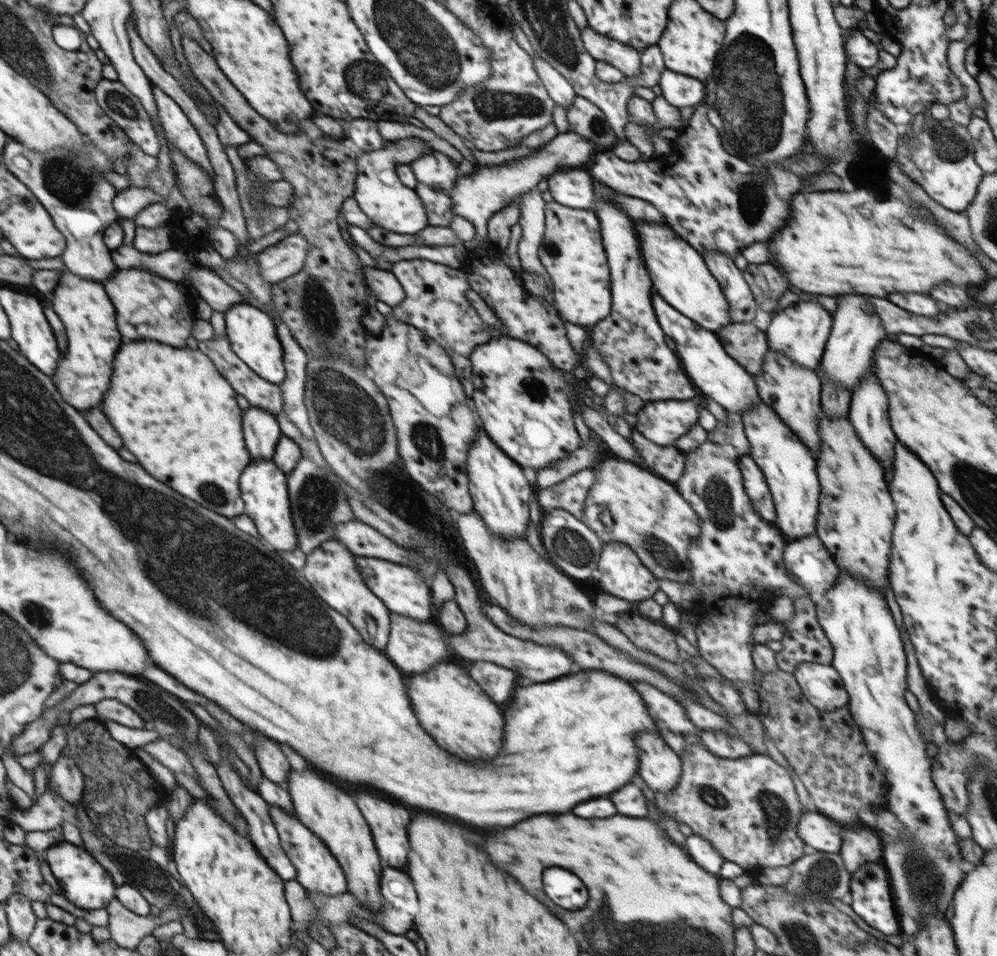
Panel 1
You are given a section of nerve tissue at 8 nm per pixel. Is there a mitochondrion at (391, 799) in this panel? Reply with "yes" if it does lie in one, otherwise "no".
no

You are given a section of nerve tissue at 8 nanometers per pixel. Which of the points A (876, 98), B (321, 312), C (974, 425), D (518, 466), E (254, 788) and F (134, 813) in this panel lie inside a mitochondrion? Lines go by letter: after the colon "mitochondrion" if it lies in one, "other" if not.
A: other
B: mitochondrion
C: other
D: other
E: other
F: other

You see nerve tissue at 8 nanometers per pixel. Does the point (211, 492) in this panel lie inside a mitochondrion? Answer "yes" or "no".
yes

